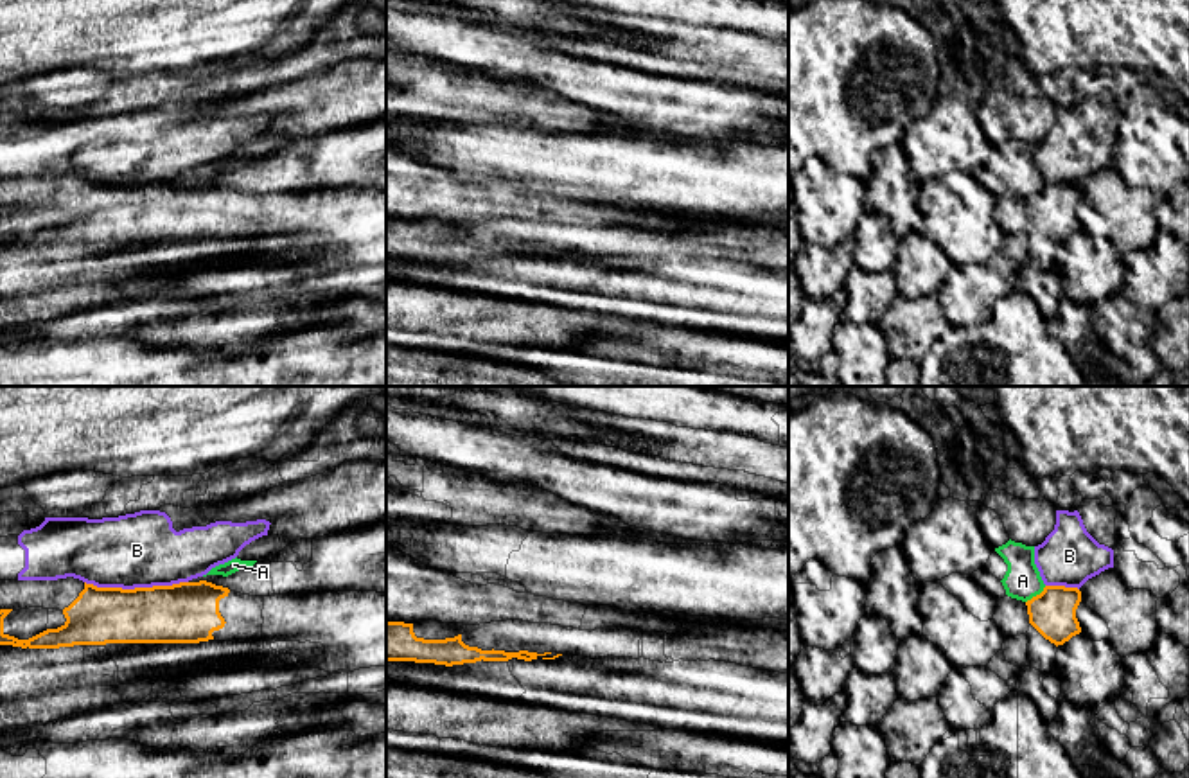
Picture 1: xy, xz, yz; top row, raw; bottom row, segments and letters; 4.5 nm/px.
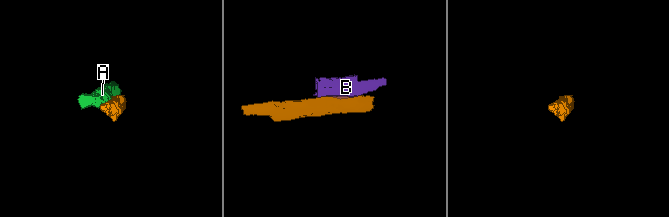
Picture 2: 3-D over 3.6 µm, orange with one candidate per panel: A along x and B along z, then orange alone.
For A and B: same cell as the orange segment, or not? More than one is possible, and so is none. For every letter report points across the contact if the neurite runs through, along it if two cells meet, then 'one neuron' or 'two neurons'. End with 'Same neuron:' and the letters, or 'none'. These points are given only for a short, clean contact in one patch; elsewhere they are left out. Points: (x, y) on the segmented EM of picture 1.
A: two neurons
B: two neurons
Same neuron: none

